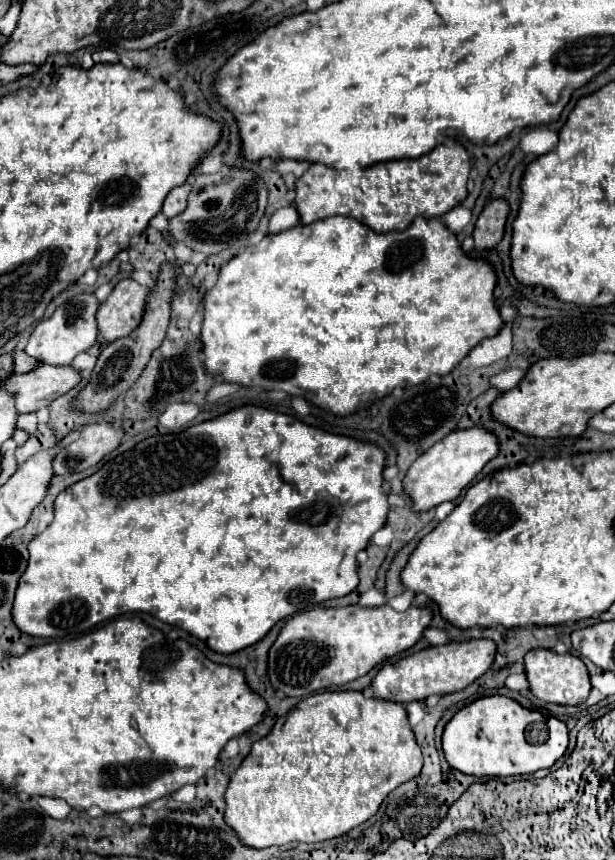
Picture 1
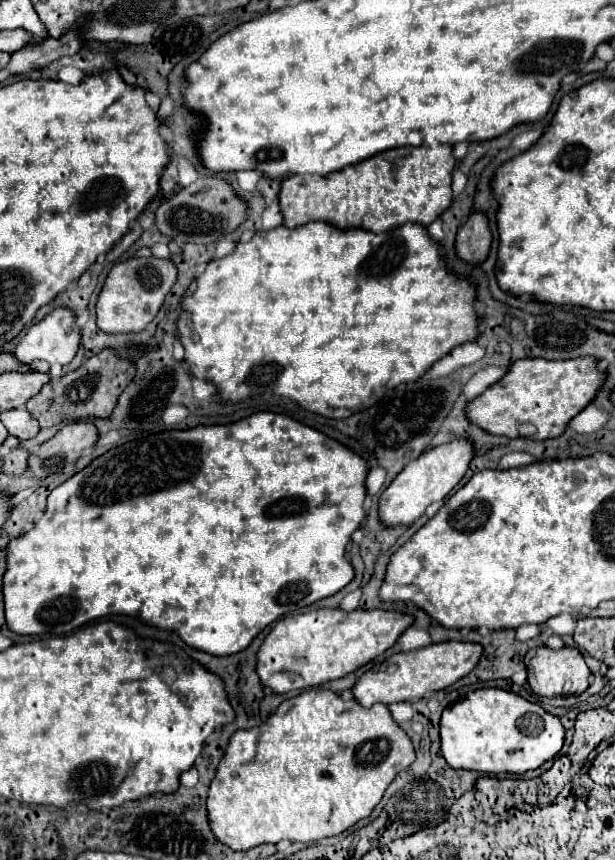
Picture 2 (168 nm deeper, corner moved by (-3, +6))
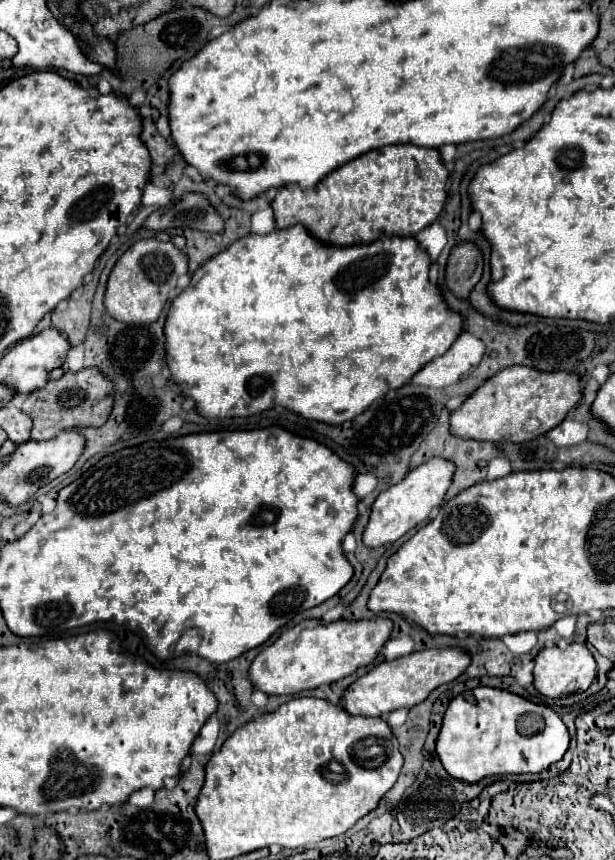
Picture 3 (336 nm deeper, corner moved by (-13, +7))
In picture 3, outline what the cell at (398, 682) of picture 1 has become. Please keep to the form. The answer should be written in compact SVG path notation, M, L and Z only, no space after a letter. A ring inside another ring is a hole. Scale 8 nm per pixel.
M431 648L411 652L403 658L381 662L371 672L353 682L343 694L343 706L355 716L385 716L397 708L411 708L427 700L427 696L441 684L457 680L471 666L471 656L465 648Z

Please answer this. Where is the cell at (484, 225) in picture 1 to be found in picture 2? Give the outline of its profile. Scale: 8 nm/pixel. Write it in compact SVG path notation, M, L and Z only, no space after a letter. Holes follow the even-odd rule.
M473 213L469 221L457 231L455 253L465 263L483 263L491 247L491 231L487 217Z

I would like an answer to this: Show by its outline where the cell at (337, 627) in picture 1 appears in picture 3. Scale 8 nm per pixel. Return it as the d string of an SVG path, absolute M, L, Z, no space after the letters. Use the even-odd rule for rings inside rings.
M381 616L371 620L335 620L329 624L319 618L307 618L283 632L269 648L261 650L251 664L249 676L255 688L269 696L299 694L323 684L333 684L355 670L369 666L391 638L391 630L393 622Z

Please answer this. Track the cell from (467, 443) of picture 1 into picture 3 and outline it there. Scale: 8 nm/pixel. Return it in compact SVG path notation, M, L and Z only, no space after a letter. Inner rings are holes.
M431 458L429 462L413 468L399 484L387 488L385 492L381 492L377 496L377 500L371 508L371 520L363 534L363 542L371 548L393 544L403 534L407 534L409 530L413 530L415 526L425 522L429 512L435 506L443 504L453 476L455 476L455 462L447 460L447 458Z

